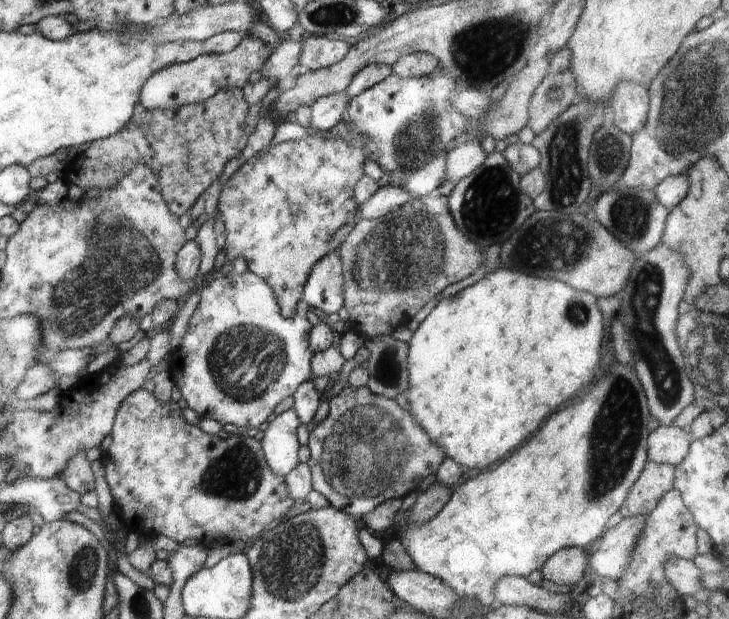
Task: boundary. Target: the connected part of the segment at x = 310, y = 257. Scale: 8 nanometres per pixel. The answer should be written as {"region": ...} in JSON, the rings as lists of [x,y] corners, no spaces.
{"region":[[[313,131],[306,138],[302,140],[285,141],[281,144],[274,144],[274,146],[269,146],[268,150],[262,154],[262,156],[255,155],[250,160],[247,160],[238,170],[232,175],[229,181],[226,183],[224,188],[220,190],[220,199],[218,200],[217,210],[219,217],[224,222],[226,228],[226,246],[224,246],[225,260],[224,262],[232,261],[234,258],[244,258],[248,264],[248,271],[253,273],[255,276],[262,278],[272,288],[274,296],[281,311],[285,315],[294,314],[302,299],[302,294],[312,272],[312,268],[322,261],[324,256],[328,256],[330,252],[334,252],[344,240],[346,236],[350,234],[350,230],[360,222],[362,216],[360,216],[360,208],[355,200],[354,190],[358,180],[364,175],[364,162],[368,160],[368,154],[364,150],[364,138],[362,136],[353,136],[350,134],[347,141],[342,140],[342,138],[333,137],[318,137]]]}

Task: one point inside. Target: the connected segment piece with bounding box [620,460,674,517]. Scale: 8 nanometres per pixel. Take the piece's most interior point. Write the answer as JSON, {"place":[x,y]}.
{"place":[655,480]}

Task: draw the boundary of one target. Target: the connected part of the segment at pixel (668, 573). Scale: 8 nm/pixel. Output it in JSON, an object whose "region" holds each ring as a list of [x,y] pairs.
{"region":[[[670,558],[664,564],[665,578],[682,598],[702,589],[702,572],[690,559]]]}

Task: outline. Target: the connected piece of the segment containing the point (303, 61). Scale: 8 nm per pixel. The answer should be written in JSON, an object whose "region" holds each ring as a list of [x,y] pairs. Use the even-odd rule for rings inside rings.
{"region":[[[305,35],[299,64],[306,66],[309,71],[322,71],[340,62],[350,48],[350,41],[342,38]]]}

